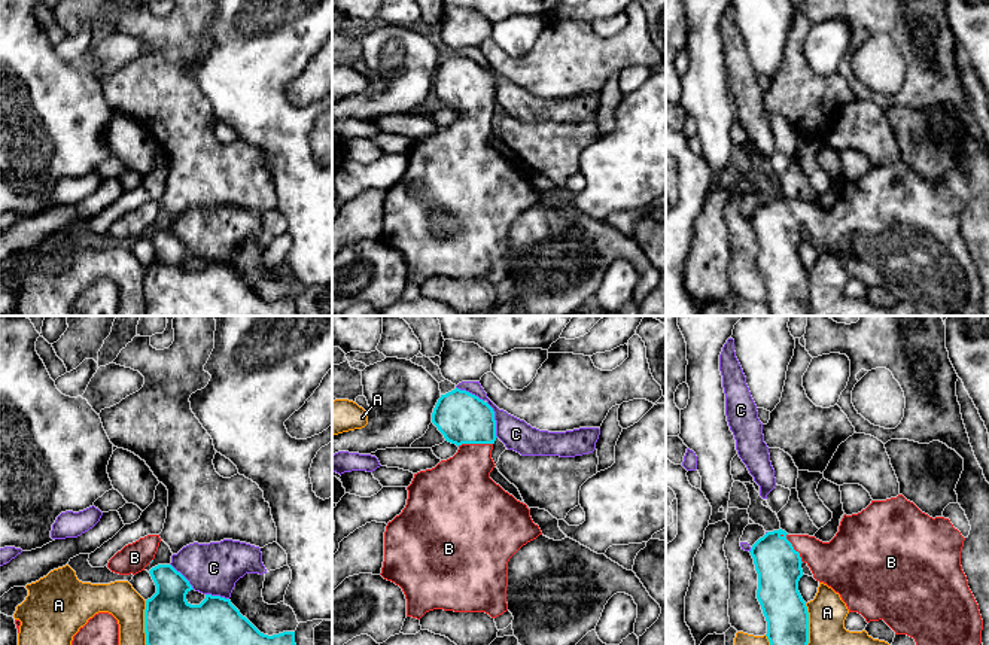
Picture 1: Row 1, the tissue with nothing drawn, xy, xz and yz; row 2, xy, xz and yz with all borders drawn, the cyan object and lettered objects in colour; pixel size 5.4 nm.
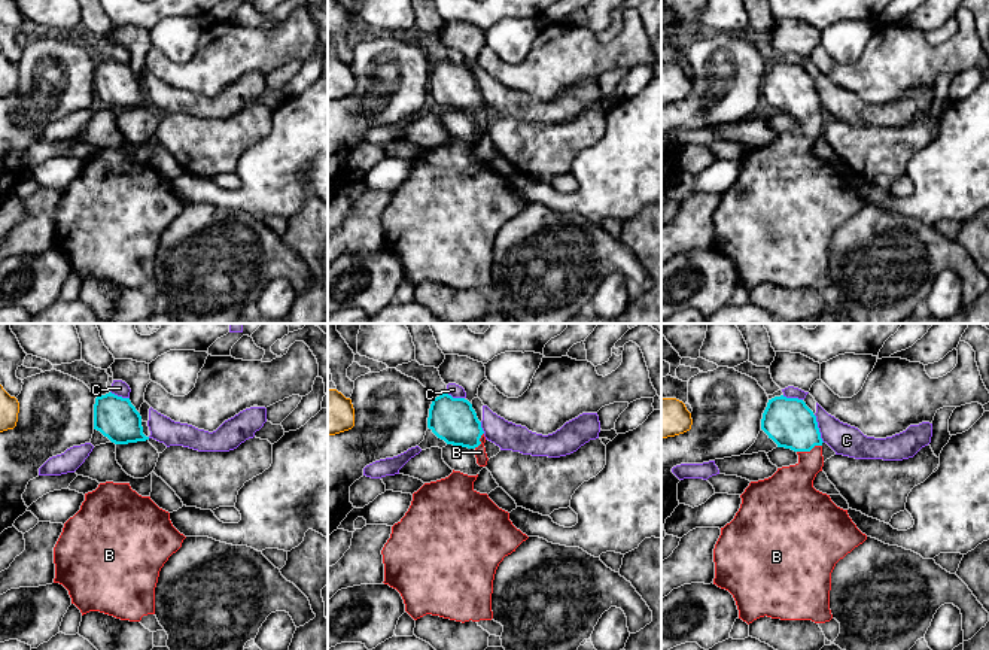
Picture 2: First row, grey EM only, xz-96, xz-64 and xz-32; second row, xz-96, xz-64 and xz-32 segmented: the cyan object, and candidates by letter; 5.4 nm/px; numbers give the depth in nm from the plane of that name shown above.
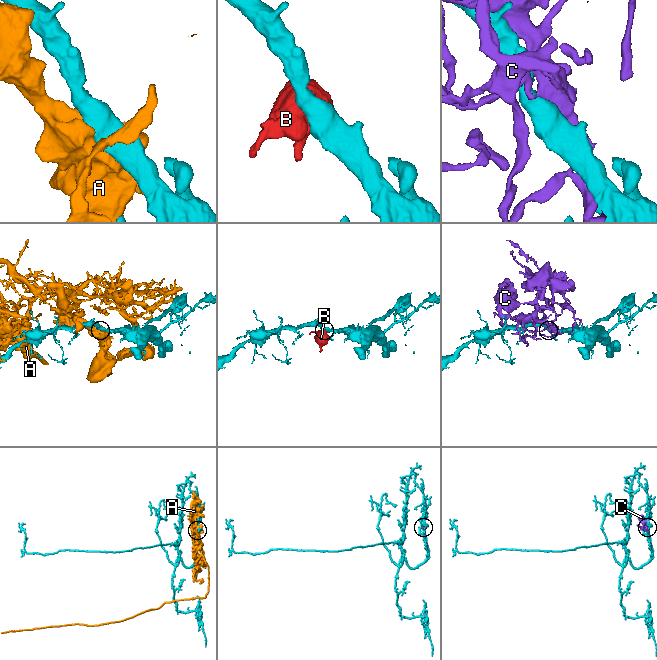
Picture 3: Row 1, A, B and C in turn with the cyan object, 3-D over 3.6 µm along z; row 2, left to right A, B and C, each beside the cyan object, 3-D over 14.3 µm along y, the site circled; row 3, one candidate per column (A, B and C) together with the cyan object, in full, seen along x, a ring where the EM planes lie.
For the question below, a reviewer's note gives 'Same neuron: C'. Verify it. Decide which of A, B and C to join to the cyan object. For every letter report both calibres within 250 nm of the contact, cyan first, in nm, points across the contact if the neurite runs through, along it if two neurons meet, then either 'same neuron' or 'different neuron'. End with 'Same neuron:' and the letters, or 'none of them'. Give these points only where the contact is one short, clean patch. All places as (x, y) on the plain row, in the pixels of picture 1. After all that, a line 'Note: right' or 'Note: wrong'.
A: calibres 440 and 190 nm; different neuron
B: calibres 240 and 260 nm; way yz (778, 231), (793, 213), (808, 215), (836, 230); same neuron
C: calibres 280 and 170 nm; different neuron
Same neuron: B
Note: wrong

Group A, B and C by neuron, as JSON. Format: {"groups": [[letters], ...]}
{"groups": [["A"], ["B"], ["C"]]}

